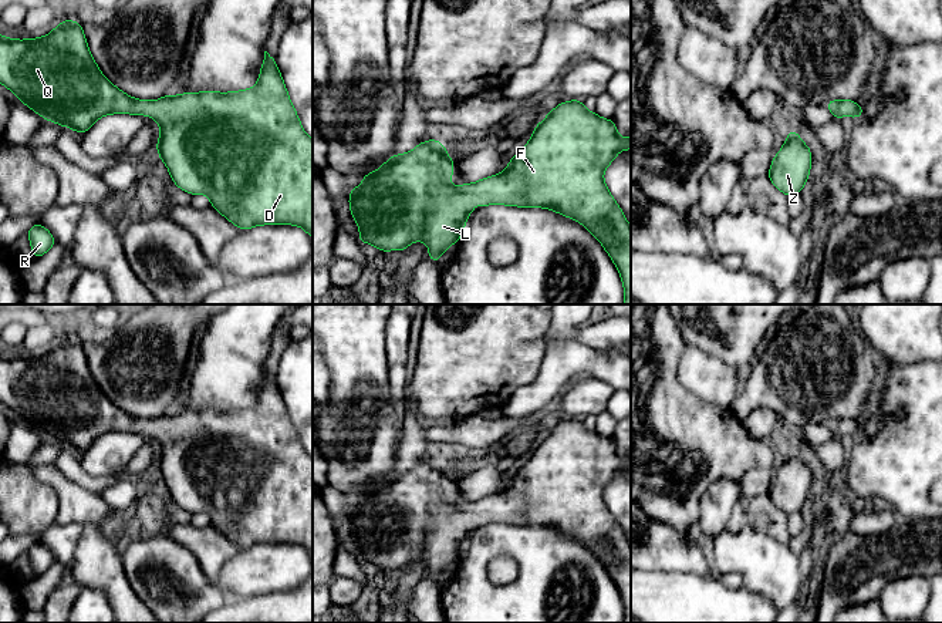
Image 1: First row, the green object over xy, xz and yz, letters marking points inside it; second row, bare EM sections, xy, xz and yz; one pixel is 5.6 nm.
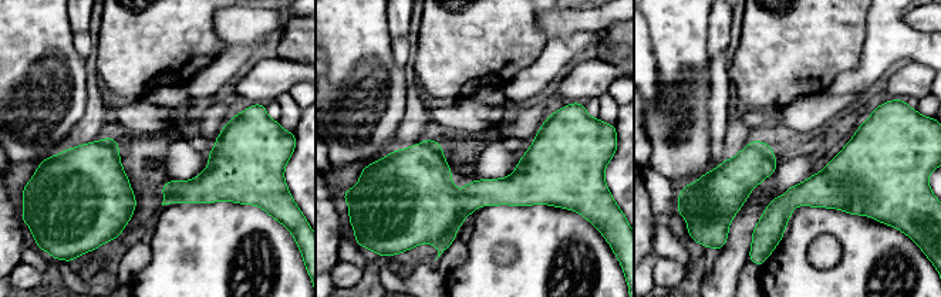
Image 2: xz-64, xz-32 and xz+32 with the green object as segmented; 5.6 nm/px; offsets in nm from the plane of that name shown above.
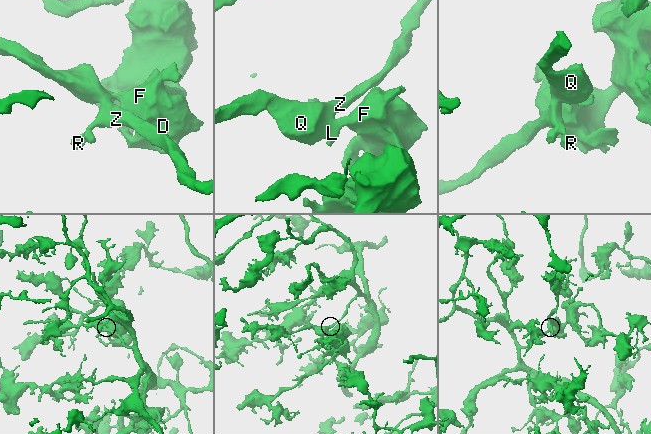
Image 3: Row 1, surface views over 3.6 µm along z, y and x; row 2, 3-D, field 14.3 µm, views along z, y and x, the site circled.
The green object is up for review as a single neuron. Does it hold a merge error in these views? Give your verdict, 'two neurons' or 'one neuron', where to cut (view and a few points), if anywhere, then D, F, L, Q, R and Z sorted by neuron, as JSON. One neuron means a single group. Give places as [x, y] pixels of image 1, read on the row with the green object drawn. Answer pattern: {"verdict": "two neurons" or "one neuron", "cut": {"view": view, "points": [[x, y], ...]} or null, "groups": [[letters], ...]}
{"verdict": "one neuron", "cut": null, "groups": [["D", "F", "L", "Q", "R", "Z"]]}

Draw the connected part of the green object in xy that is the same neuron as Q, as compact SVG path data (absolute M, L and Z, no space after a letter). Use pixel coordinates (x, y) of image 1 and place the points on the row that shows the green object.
M67 18L65 21L58 24L48 36L40 38L31 37L30 40L14 40L6 38L0 34L0 84L13 91L21 100L21 104L30 107L44 119L57 122L61 127L70 127L78 134L87 132L98 118L108 114L149 115L161 125L161 137L156 142L156 149L159 158L168 166L170 178L176 186L190 195L207 195L210 199L210 205L242 230L247 230L259 225L284 223L301 226L313 239L313 139L304 132L298 115L290 101L281 74L276 65L276 60L267 51L264 51L264 63L260 70L259 81L251 90L242 90L233 92L183 92L180 95L172 97L165 95L156 101L144 101L126 95L104 77L90 53L82 26L77 21Z

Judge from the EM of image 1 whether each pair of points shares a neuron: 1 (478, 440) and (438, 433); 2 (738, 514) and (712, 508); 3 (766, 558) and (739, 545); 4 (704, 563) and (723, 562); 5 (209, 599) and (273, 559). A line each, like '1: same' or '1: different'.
1: same
2: different
3: same
4: different
5: different

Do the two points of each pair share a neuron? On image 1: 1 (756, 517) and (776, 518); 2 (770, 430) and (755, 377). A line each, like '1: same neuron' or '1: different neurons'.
1: same neuron
2: different neurons

